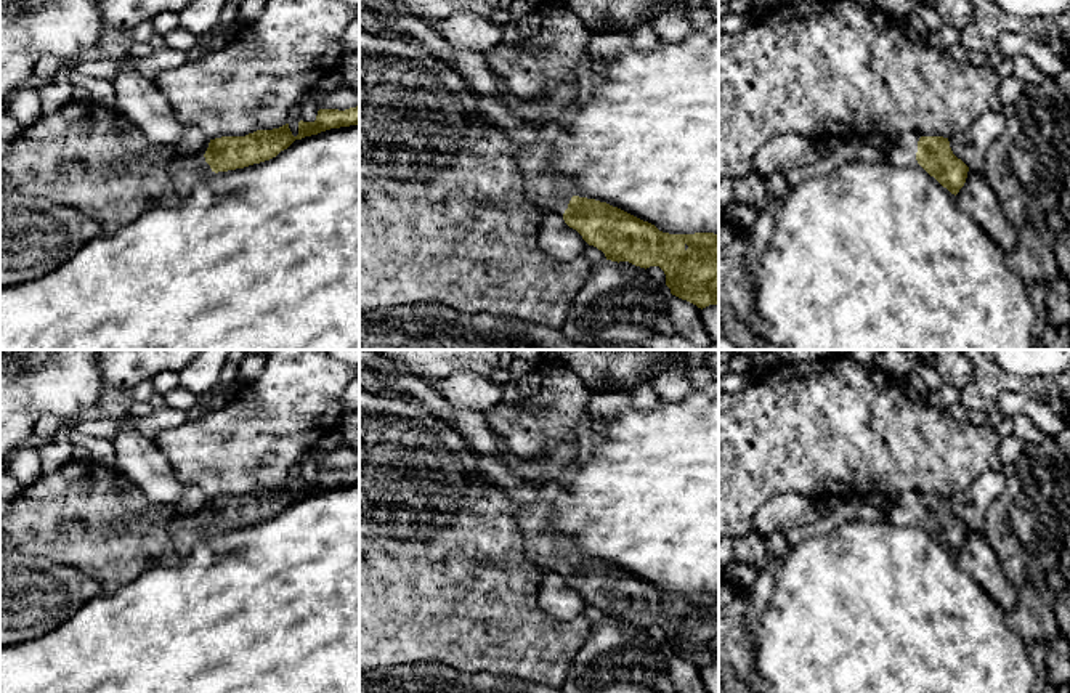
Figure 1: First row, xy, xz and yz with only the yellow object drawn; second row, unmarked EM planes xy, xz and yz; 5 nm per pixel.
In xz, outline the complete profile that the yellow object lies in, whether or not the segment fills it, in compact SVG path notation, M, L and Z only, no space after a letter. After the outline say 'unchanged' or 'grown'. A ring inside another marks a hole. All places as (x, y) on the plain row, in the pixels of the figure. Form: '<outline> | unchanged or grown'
M473 451L484 478L496 484L512 502L517 525L525 537L528 561L541 569L552 569L576 589L582 598L602 610L606 619L629 621L640 627L659 626L666 634L671 653L698 667L719 664L719 594L669 594L618 566L595 558L574 555L568 541L553 528L553 505L561 496L561 486L550 480L531 484L518 478L499 457Z | grown

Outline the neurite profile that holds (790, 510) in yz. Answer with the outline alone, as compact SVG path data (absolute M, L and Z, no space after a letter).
M786 492L764 504L752 520L752 531L765 537L775 531L812 526L820 520L817 502L796 492Z

